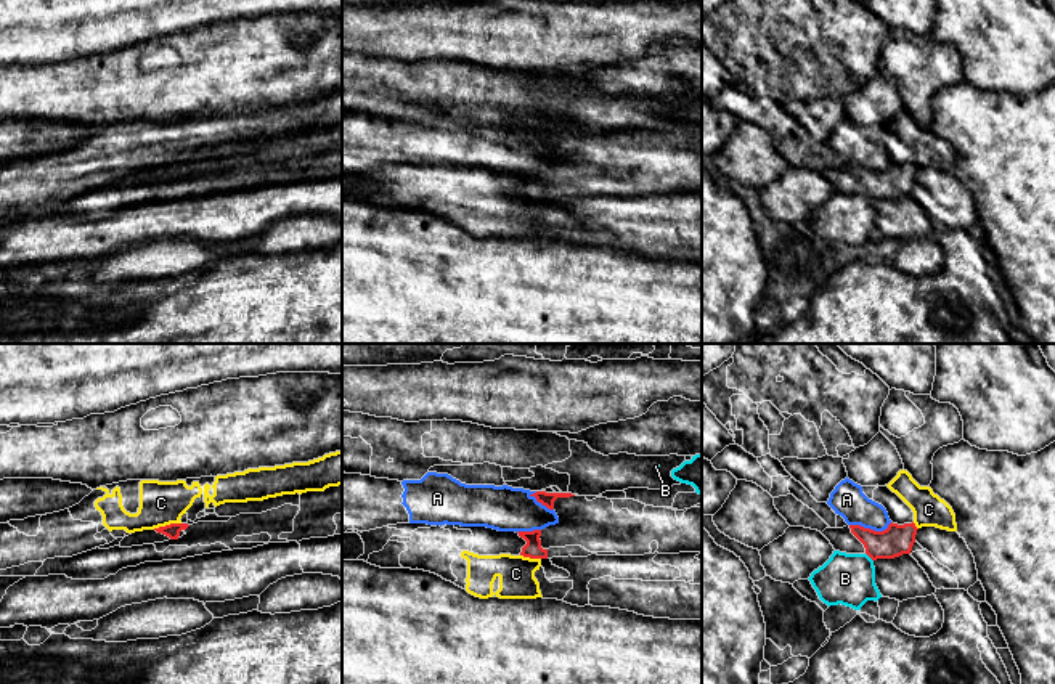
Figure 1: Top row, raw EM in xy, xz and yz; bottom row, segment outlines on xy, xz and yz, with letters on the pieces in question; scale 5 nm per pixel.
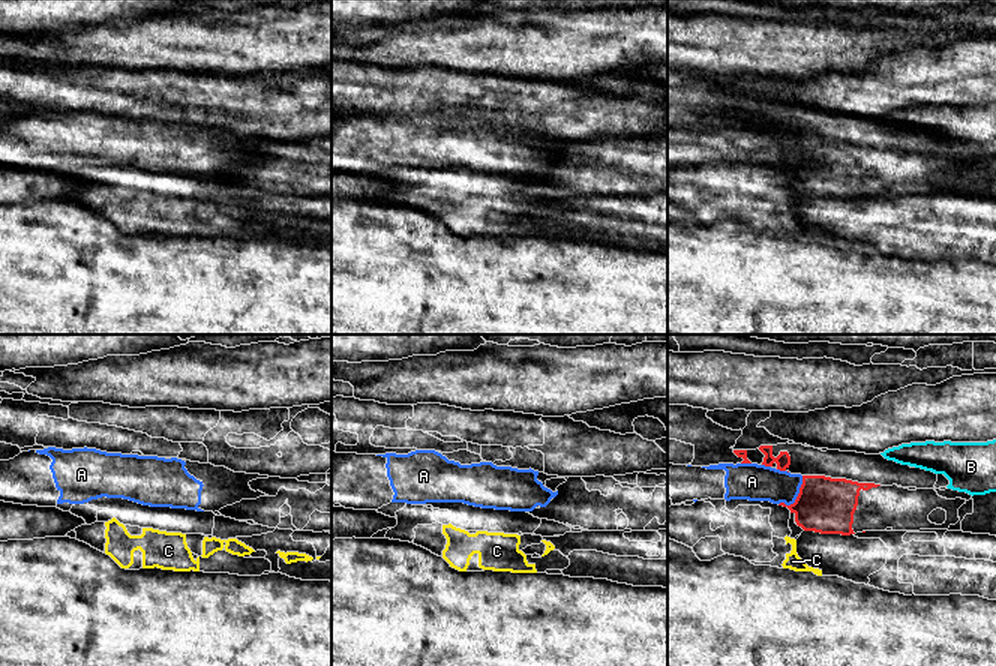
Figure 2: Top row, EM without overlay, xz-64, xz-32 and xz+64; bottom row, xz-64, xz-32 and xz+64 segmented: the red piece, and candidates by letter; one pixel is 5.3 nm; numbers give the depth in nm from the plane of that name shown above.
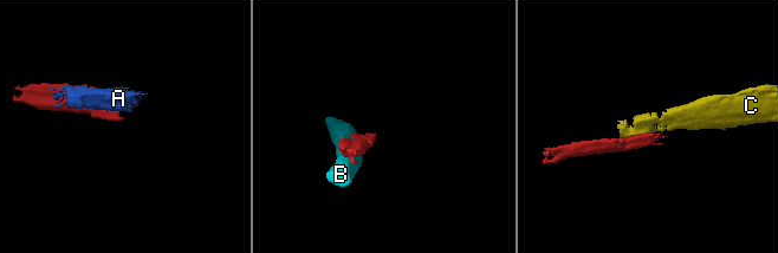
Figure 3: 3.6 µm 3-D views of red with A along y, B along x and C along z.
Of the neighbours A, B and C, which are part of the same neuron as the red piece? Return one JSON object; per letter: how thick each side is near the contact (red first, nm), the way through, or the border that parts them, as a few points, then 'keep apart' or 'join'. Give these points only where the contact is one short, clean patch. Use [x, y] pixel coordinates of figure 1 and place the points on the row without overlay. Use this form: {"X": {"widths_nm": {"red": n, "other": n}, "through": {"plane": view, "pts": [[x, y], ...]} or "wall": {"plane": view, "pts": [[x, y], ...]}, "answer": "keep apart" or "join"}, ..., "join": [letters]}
{"A": {"widths_nm": {"red": 160, "other": 170}, "answer": "keep apart"}, "B": {"widths_nm": {"red": 160, "other": 260}, "answer": "keep apart"}, "C": {"widths_nm": {"red": 70, "other": 220}, "wall": {"plane": "xy", "pts": [[180, 162], [153, 169]]}, "answer": "keep apart"}, "join": []}

